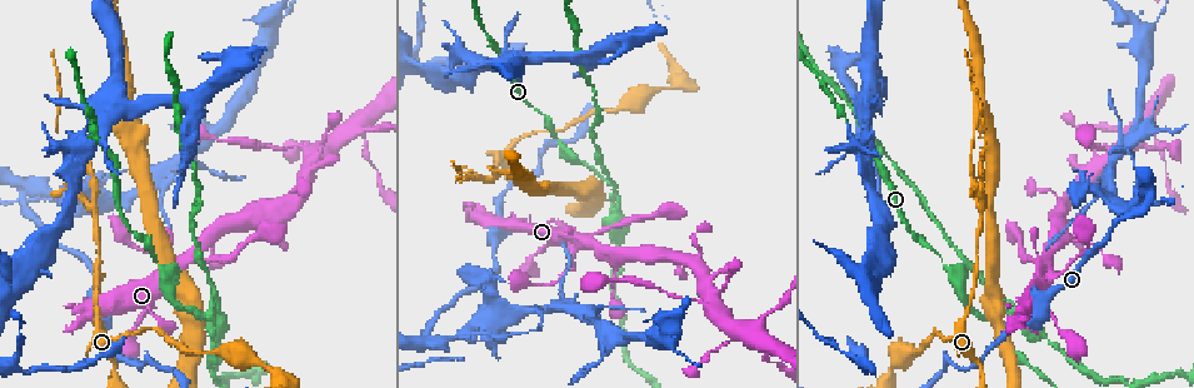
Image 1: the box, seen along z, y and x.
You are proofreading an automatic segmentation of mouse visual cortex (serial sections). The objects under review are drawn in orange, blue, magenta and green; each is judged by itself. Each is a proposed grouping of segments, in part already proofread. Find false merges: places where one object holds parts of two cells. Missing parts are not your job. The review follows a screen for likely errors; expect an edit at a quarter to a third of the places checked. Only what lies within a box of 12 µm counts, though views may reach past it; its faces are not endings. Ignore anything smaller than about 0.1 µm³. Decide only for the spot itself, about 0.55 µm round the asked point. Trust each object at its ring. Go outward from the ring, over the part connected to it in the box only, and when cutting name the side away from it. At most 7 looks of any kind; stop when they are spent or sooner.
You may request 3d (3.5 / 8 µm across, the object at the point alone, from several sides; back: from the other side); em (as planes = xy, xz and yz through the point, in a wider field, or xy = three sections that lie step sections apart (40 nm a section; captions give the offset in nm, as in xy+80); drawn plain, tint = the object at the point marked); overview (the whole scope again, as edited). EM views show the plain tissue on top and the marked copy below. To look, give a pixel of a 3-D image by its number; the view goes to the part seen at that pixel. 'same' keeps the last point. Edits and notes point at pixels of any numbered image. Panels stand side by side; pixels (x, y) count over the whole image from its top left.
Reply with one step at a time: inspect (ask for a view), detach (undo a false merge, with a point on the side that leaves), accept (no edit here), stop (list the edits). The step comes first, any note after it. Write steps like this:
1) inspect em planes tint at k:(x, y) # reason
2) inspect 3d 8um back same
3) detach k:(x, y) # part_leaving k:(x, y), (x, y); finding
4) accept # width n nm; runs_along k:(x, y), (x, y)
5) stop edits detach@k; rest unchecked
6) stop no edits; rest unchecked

inspect 3d 3.5um at 1:(425, 348) # abrupt turn

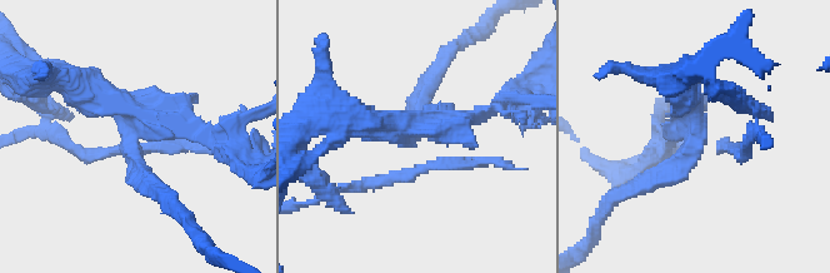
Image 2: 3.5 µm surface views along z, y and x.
inspect em xy step 3 tint at 2:(415, 134)

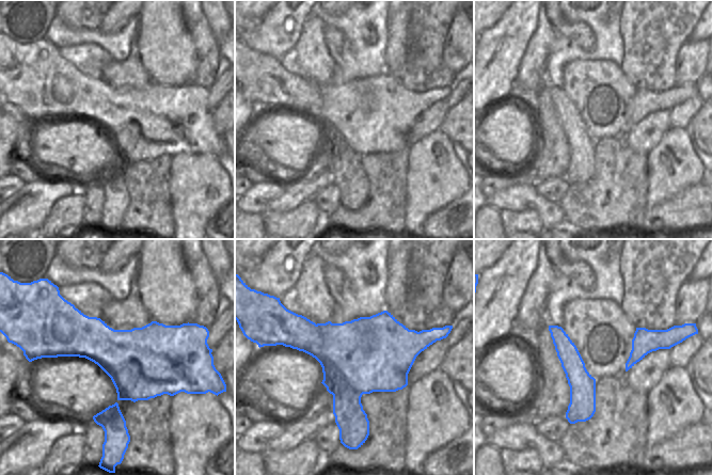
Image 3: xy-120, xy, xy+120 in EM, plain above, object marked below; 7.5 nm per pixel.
detach 2:(175, 133) # part_leaving 2:(136, 130), (183, 123), (240, 162); two cells meet here

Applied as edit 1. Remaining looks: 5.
inspect overview

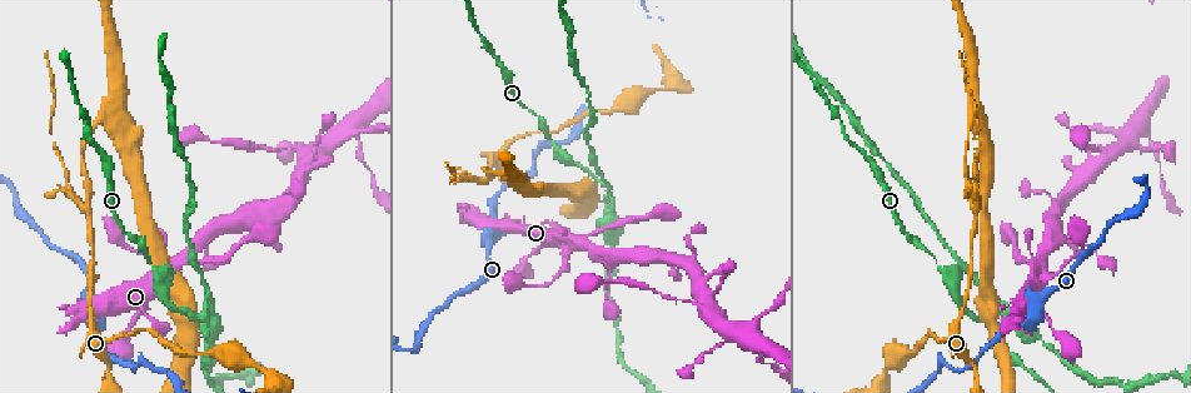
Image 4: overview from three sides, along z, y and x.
inspect 3d 3.5um at 4:(1029, 324) # sharp bend

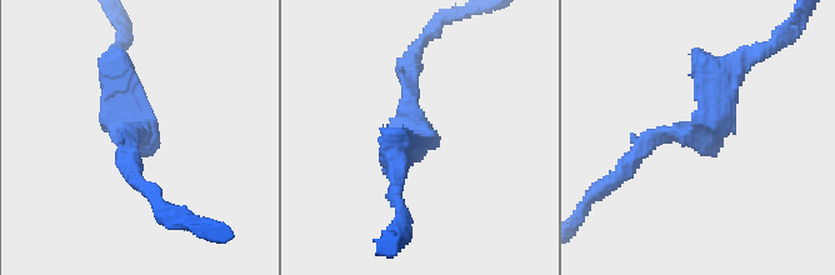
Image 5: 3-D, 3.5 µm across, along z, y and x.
inspect em xy step 5 tint at 5:(701, 133) # arm_widths 200, 350 nm; need the tissue

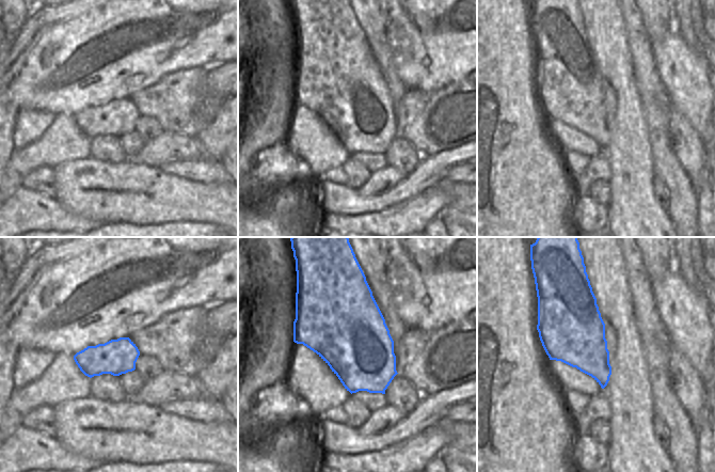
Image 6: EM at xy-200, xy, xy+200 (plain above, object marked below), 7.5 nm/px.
accept # runs_along 5:(734, 65), (705, 130), (660, 134), (625, 169); continuous, no second cell

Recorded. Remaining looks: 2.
inspect 3d 3.5um at 4:(87, 210) # arms part here

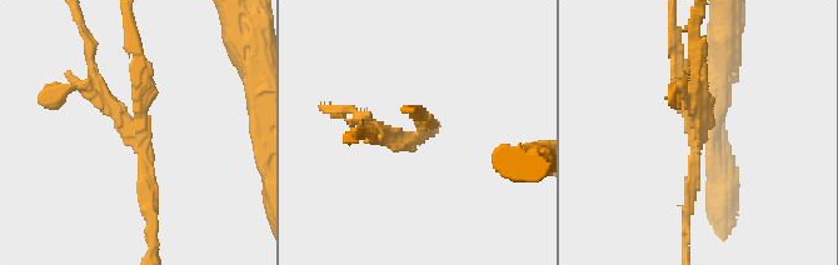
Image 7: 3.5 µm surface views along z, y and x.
detach 7:(101, 90) # part_leaving 7:(133, 130), (101, 91), (83, 30); a second cell is stuck on

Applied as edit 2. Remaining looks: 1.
stop edits detach@2, detach@7; rest unchecked

